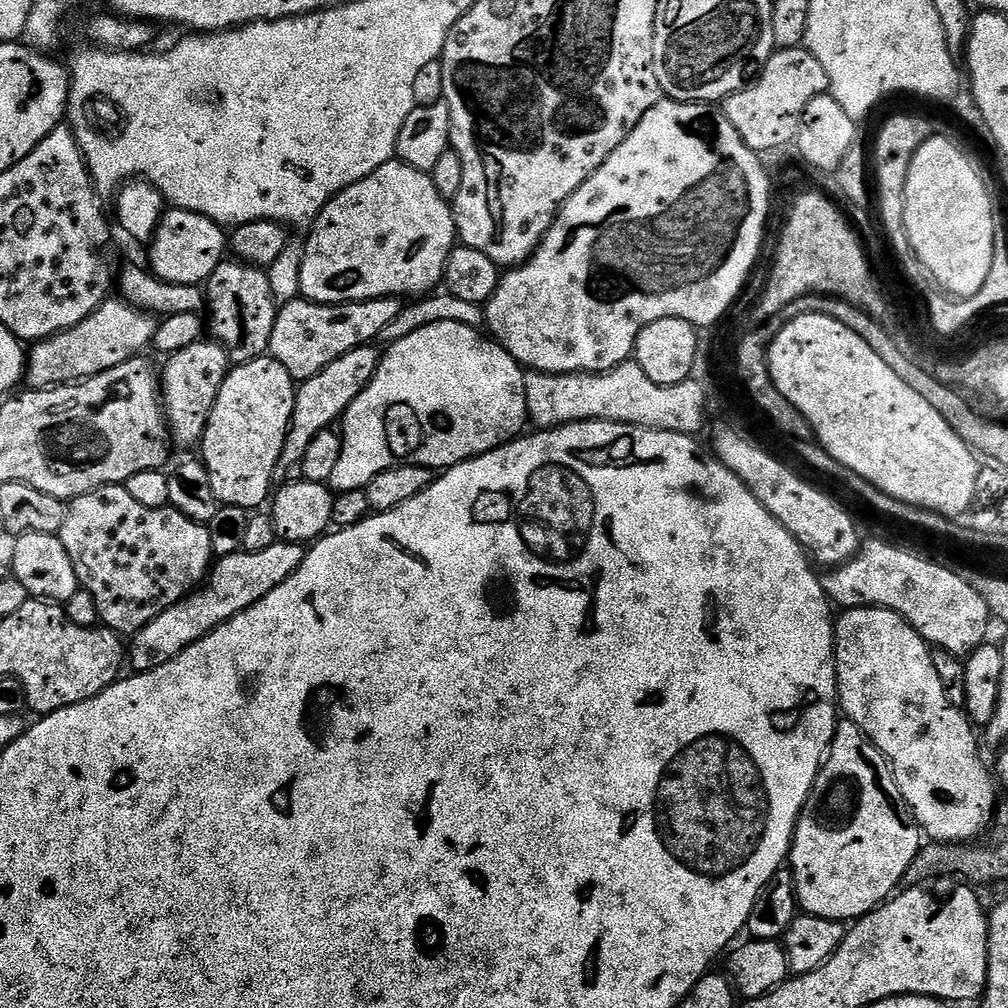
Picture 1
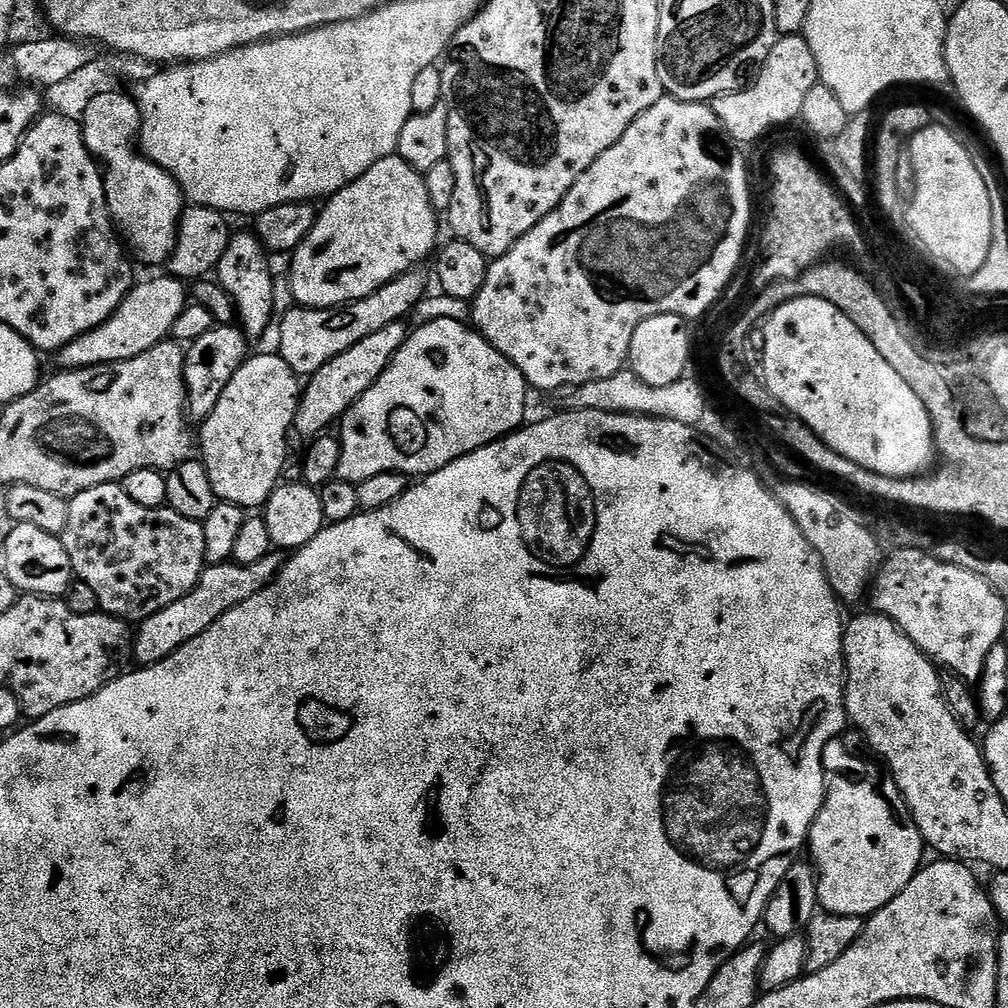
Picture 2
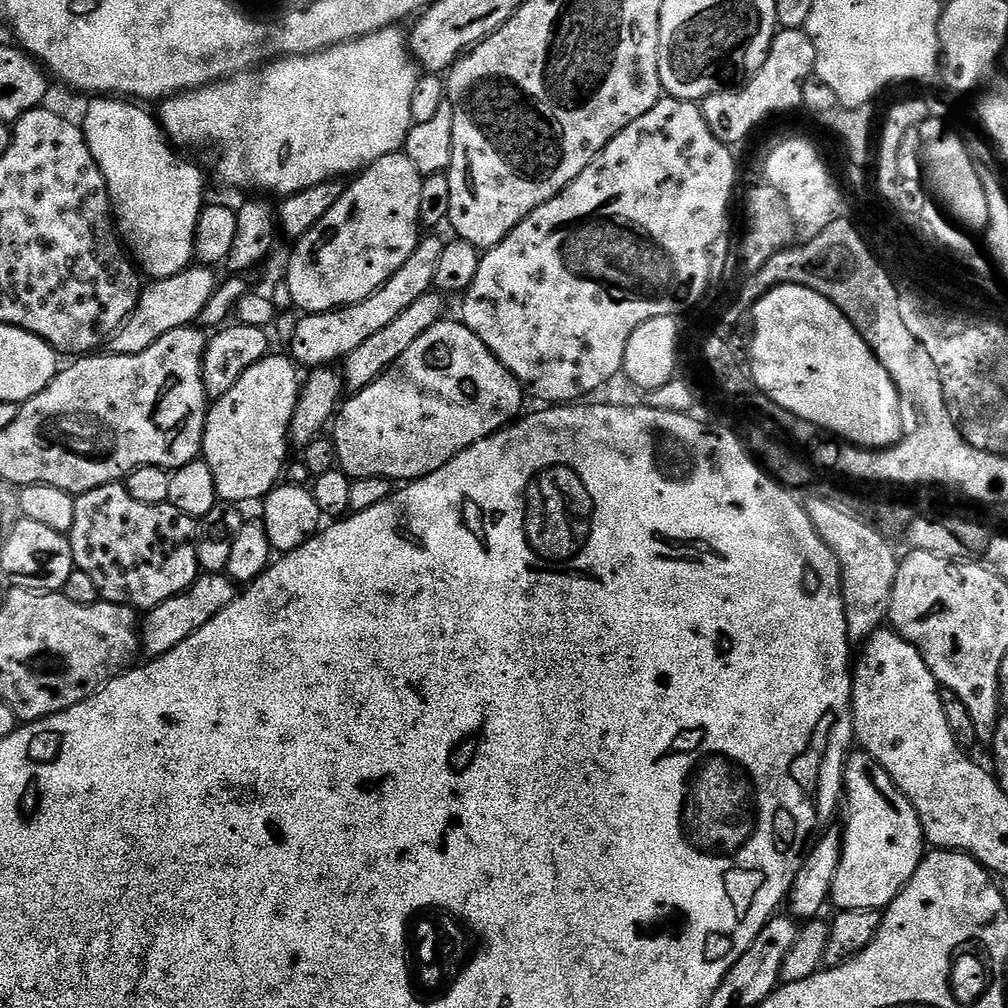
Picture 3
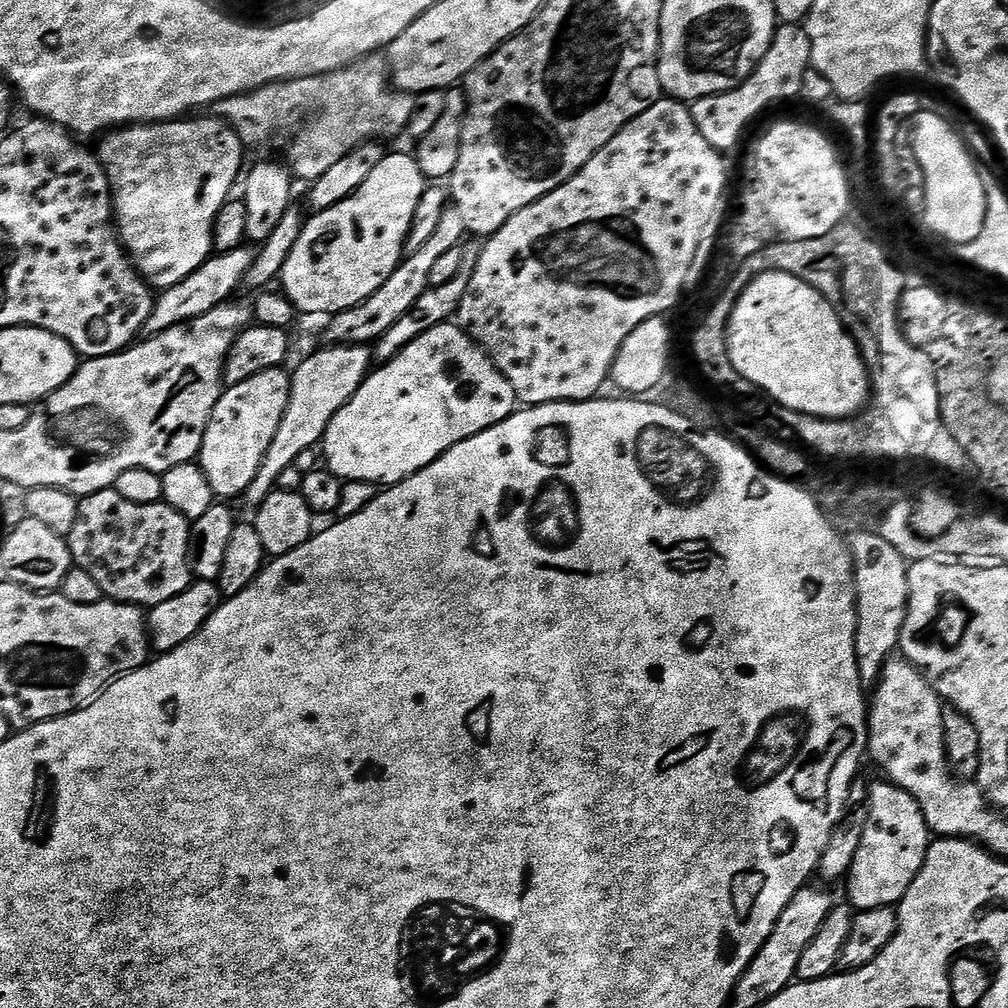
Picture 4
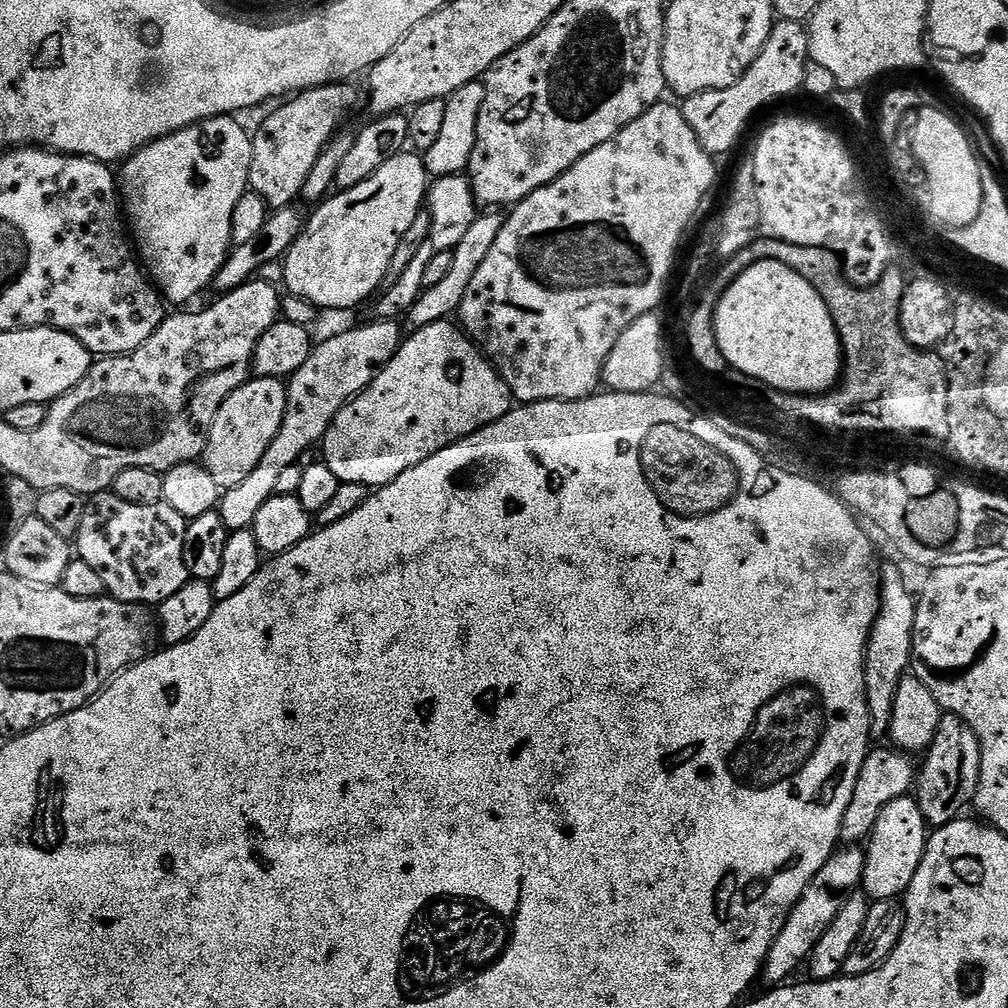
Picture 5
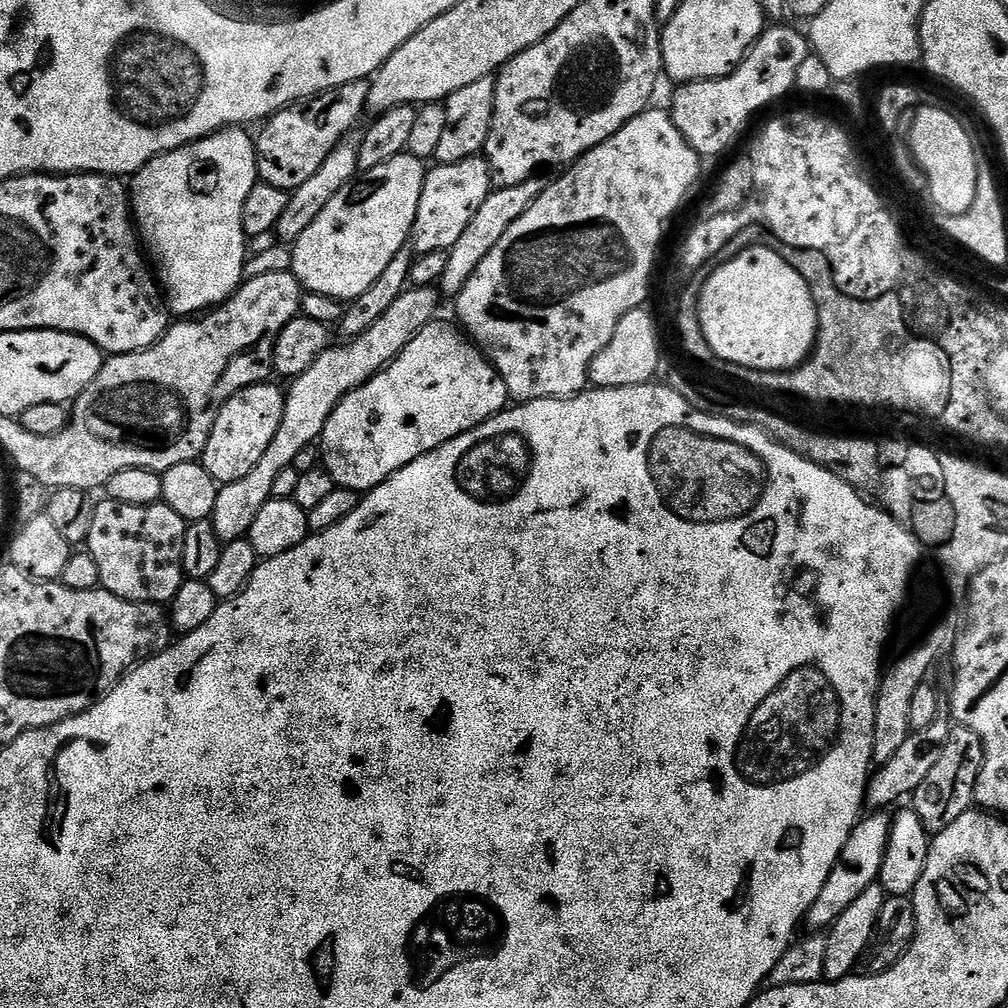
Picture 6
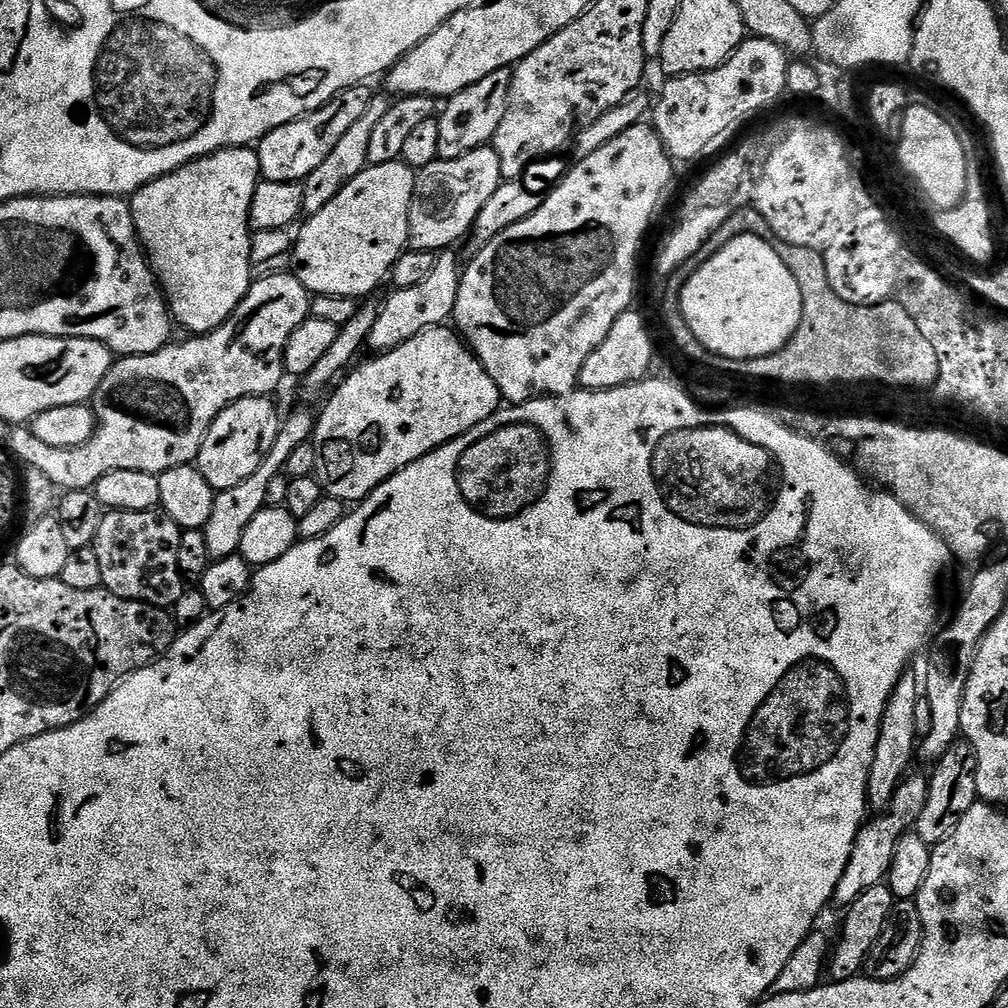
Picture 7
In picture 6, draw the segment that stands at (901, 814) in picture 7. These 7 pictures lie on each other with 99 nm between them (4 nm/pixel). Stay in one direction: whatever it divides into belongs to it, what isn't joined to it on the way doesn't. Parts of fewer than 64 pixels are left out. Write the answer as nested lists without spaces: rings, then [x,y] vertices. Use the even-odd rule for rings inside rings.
[[[876,810],[868,815],[857,820],[854,830],[850,830],[850,838],[846,838],[846,846],[842,846],[842,854],[834,870],[830,870],[830,878],[826,878],[826,886],[822,886],[822,894],[818,894],[818,898],[814,898],[814,906],[808,908],[806,924],[809,924],[809,929],[831,928],[832,923],[842,918],[843,912],[862,895],[862,890],[879,881],[882,862],[886,858],[892,833],[892,816],[884,810]]]

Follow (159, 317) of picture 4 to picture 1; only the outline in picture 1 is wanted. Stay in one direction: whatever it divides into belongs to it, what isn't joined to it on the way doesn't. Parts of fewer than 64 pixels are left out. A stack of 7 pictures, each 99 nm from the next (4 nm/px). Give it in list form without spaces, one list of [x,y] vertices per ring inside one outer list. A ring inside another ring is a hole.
[[[109,298],[78,326],[55,332],[44,340],[35,341],[26,352],[26,384],[29,389],[59,388],[61,384],[75,384],[91,376],[114,370],[122,362],[137,359],[145,347],[151,345],[156,333],[157,317],[127,304],[123,298]]]

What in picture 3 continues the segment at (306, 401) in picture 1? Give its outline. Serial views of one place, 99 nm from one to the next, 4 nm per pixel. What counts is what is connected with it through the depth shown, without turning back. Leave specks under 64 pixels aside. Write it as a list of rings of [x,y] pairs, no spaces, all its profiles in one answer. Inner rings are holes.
[[[431,292],[423,295],[418,302],[414,302],[407,310],[402,310],[394,321],[390,322],[385,329],[380,330],[371,338],[366,338],[362,346],[350,353],[345,359],[345,368],[342,368],[342,378],[345,385],[354,392],[364,389],[374,381],[399,357],[402,356],[417,341],[421,334],[425,333],[430,326],[440,322],[447,313],[447,301],[443,295]]]

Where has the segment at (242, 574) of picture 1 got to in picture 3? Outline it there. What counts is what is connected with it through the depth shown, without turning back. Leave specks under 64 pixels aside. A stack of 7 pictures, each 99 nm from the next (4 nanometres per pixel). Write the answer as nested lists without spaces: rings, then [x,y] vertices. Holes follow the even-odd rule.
[[[206,572],[197,576],[188,591],[162,602],[143,617],[140,634],[143,655],[155,658],[174,650],[174,646],[186,642],[190,634],[202,630],[202,626],[206,626],[214,614],[226,610],[237,594],[237,585],[225,573]]]

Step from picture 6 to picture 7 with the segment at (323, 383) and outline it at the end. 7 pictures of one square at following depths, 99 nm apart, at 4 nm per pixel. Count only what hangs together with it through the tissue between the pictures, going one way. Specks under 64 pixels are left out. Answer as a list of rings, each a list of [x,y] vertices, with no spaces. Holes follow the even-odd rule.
[[[444,250],[437,255],[434,271],[430,278],[422,282],[422,286],[397,288],[378,314],[378,322],[374,322],[374,330],[370,330],[367,347],[379,354],[389,348],[397,348],[402,342],[414,338],[414,334],[422,334],[427,328],[441,327],[453,319],[458,298],[458,286],[462,275],[462,264],[456,261],[455,251]],[[304,408],[290,413],[289,416],[285,415],[280,425],[278,438],[274,442],[270,454],[262,462],[262,466],[258,466],[258,470],[254,474],[250,474],[250,478],[246,478],[246,482],[238,482],[238,486],[225,492],[217,492],[214,498],[214,510],[210,513],[210,522],[206,522],[206,526],[202,529],[206,538],[206,550],[210,550],[213,560],[221,560],[239,553],[242,546],[242,534],[246,530],[246,526],[250,526],[254,514],[261,512],[267,505],[266,489],[270,487],[270,478],[284,472],[286,458],[290,458],[290,454],[294,454],[294,450],[298,450],[298,446],[309,443],[315,427],[316,416],[308,413]]]

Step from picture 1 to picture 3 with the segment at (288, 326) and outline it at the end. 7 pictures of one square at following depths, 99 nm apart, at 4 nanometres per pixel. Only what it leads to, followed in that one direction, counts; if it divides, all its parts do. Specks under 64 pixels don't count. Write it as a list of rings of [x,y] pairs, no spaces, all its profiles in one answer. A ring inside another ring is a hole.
[[[428,234],[421,239],[419,246],[406,258],[406,266],[391,276],[384,286],[370,298],[348,308],[335,308],[329,312],[309,312],[301,315],[296,329],[292,332],[292,349],[290,355],[297,365],[305,369],[322,368],[335,365],[335,360],[343,361],[350,353],[362,346],[366,338],[371,338],[385,329],[397,318],[402,310],[409,309],[423,295],[433,291],[434,269],[438,267],[438,257],[442,254],[445,241],[436,234]]]

